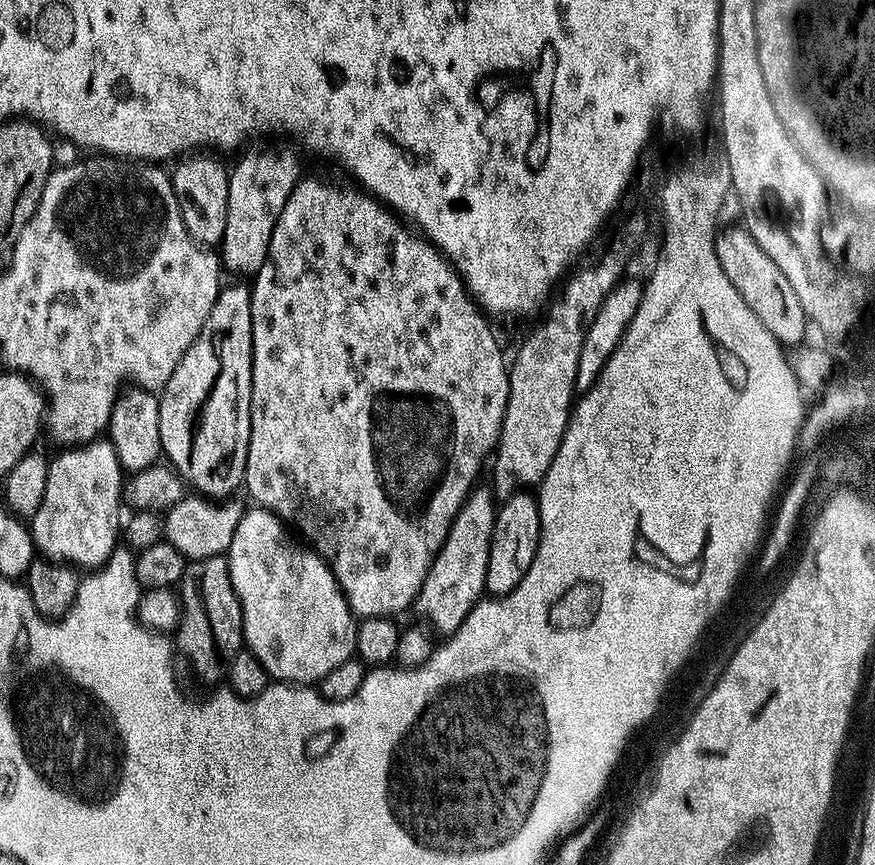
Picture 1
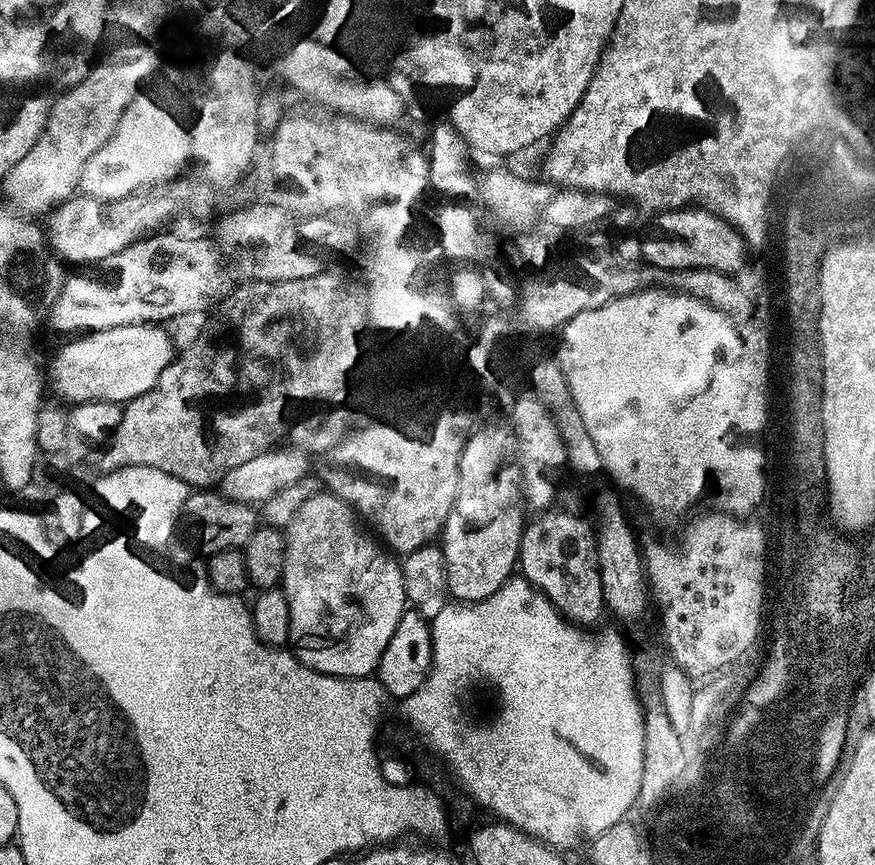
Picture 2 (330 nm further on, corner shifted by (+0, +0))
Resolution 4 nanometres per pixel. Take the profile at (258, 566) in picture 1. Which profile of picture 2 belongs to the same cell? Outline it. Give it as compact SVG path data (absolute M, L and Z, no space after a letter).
M322 490L317 496L311 496L310 498L306 498L306 502L302 502L302 506L294 514L294 518L288 523L288 527L284 532L284 579L282 581L282 587L286 594L286 602L290 608L290 634L288 635L288 644L294 649L294 655L297 660L302 661L306 667L312 668L316 672L321 672L327 676L347 676L349 678L371 677L375 673L378 665L380 665L382 650L386 650L386 642L390 642L390 638L394 635L394 626L398 626L398 622L406 610L400 560L395 555L385 551L357 523L357 520L358 517L352 505L346 503L344 500L340 500L337 496L332 495L331 492Z

